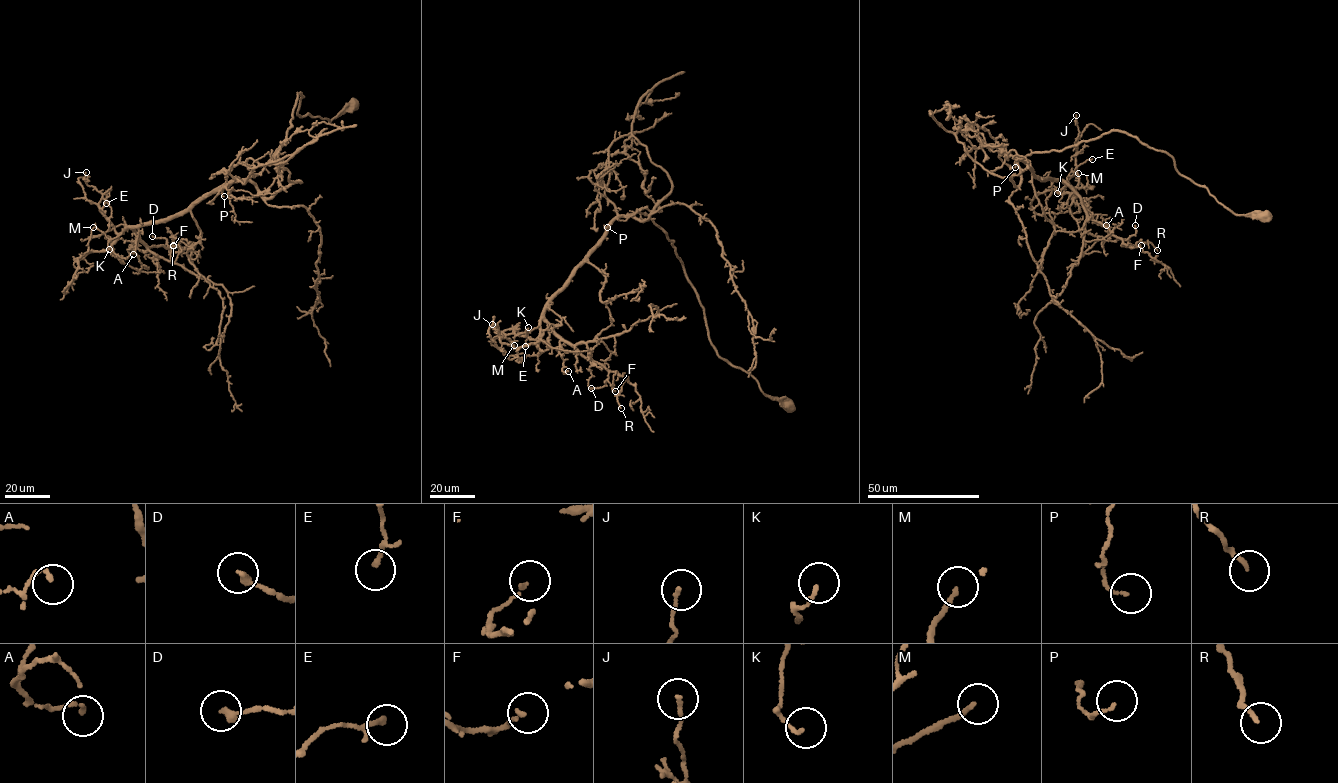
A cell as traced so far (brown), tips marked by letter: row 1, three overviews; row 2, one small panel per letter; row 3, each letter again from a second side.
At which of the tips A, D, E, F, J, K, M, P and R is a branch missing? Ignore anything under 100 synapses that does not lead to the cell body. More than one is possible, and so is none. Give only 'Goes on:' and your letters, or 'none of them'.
Goes on: none of them

